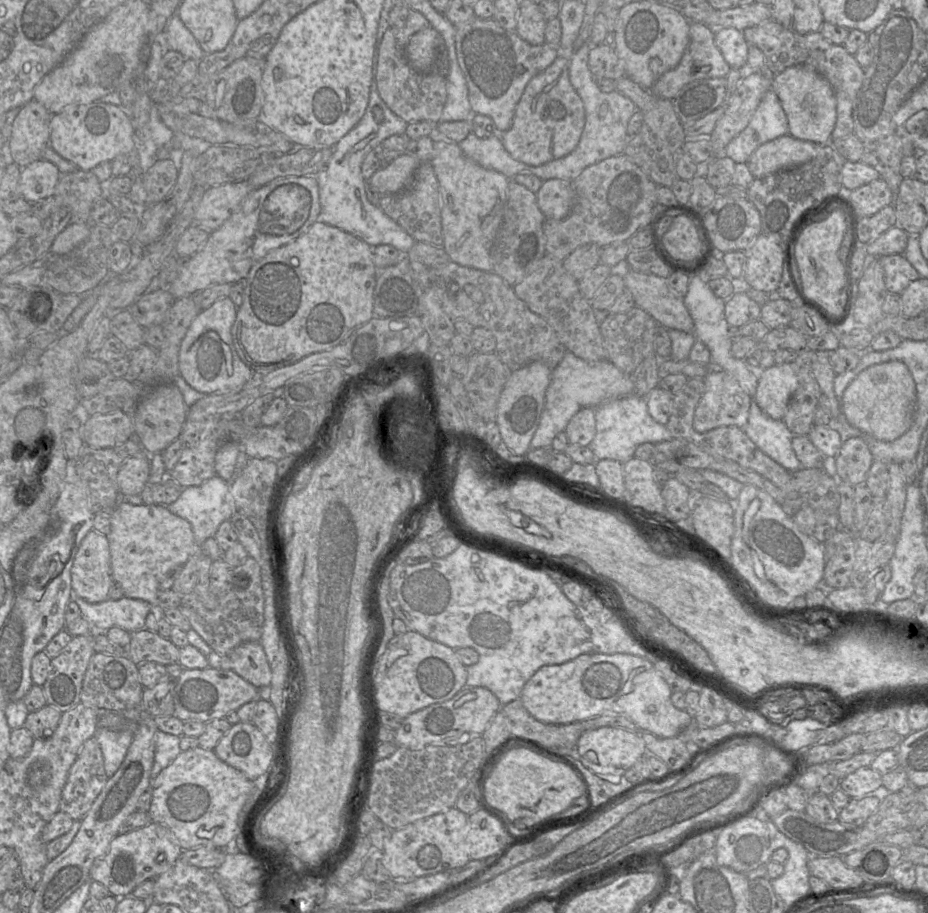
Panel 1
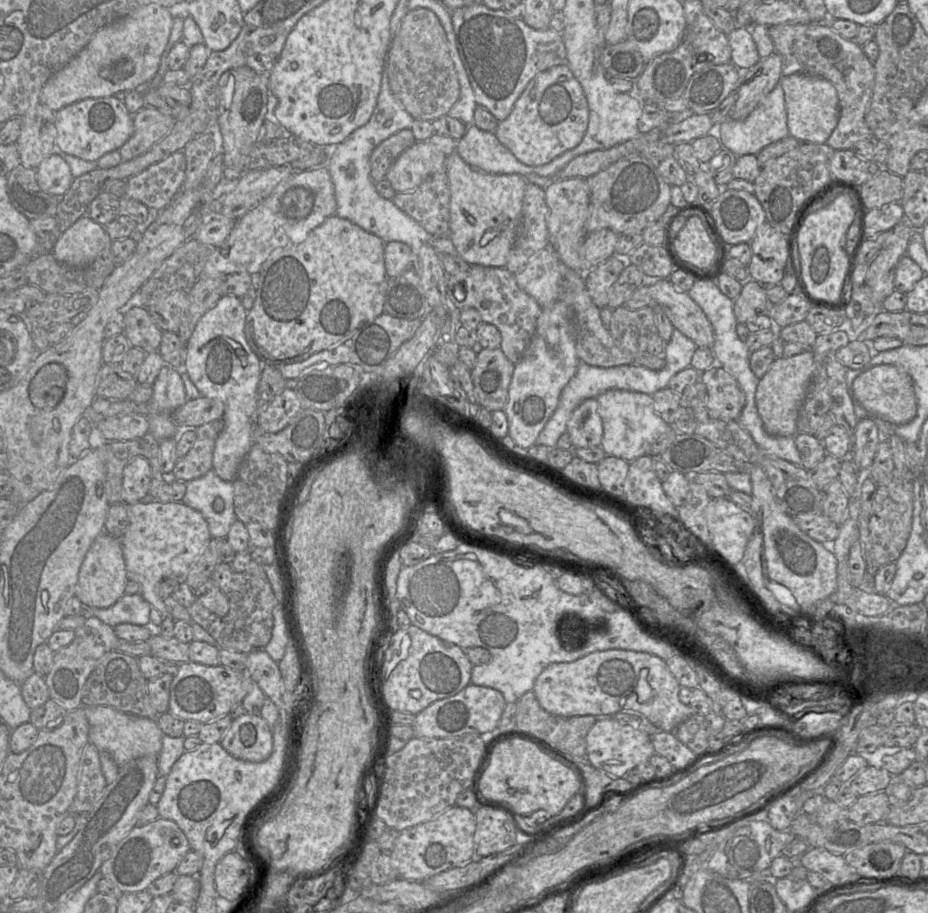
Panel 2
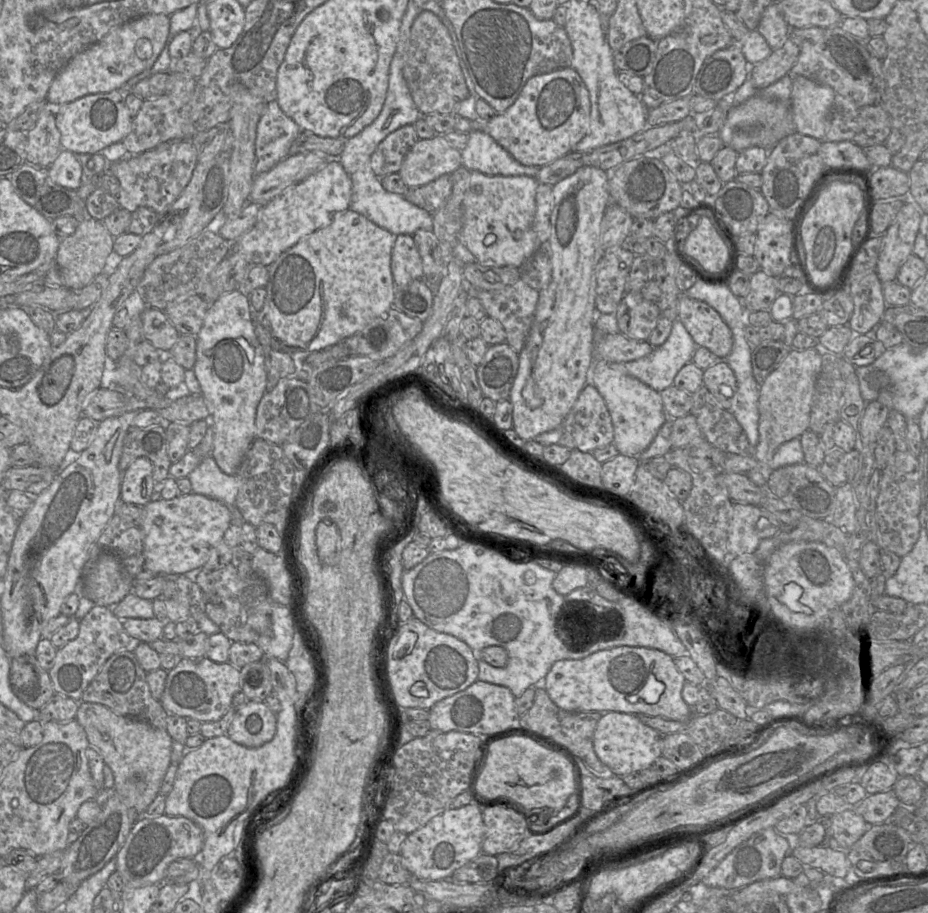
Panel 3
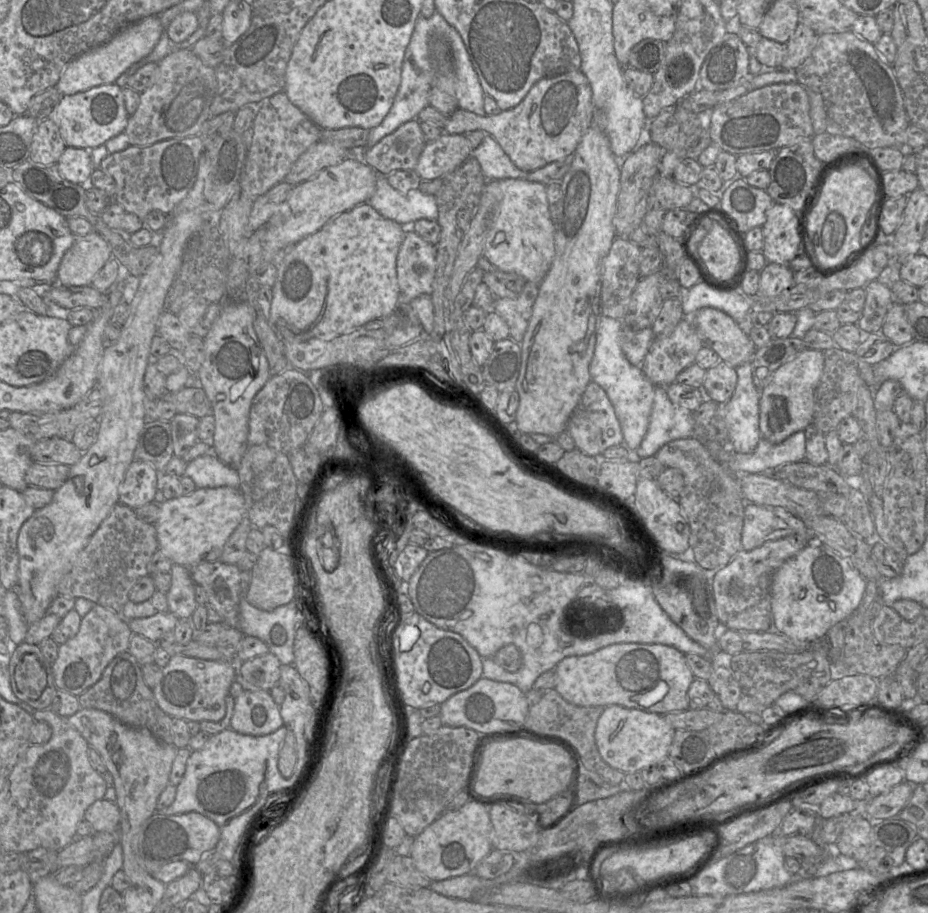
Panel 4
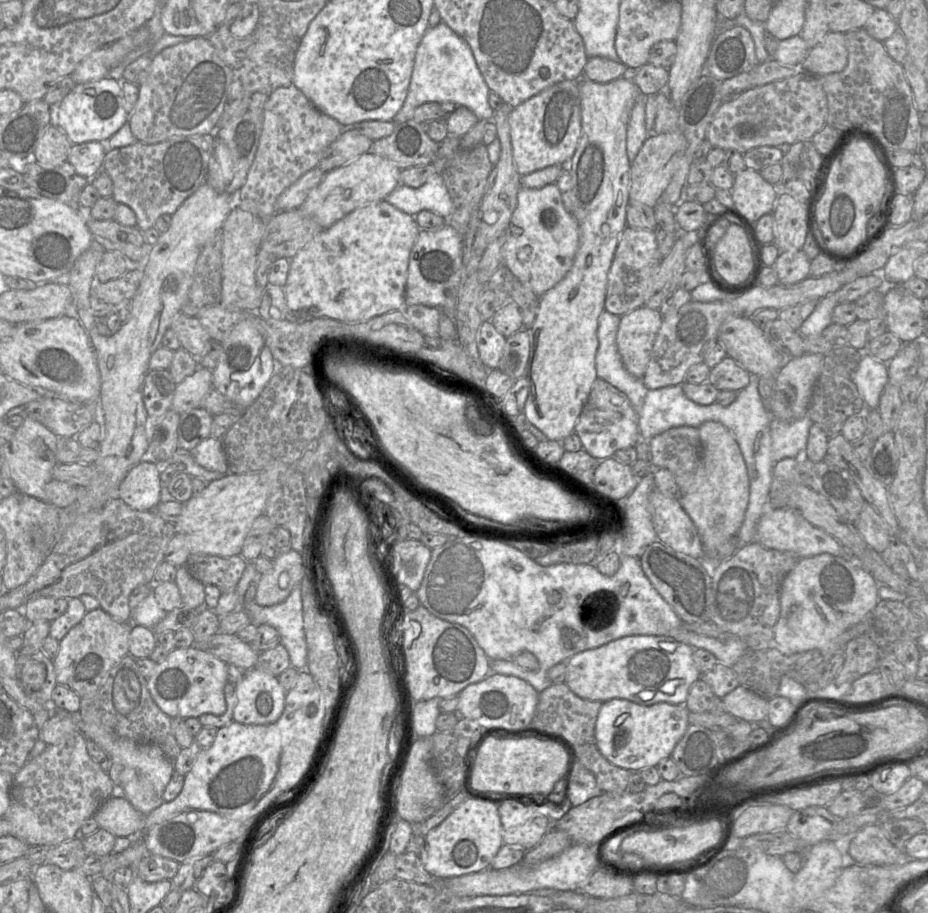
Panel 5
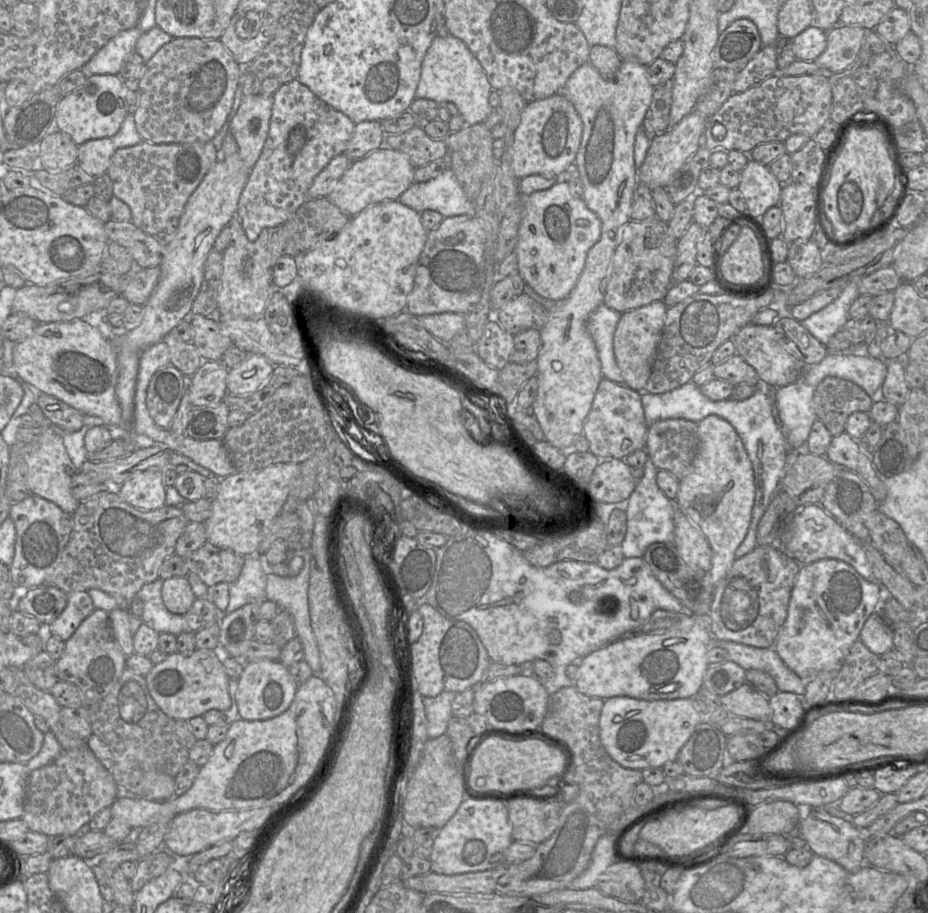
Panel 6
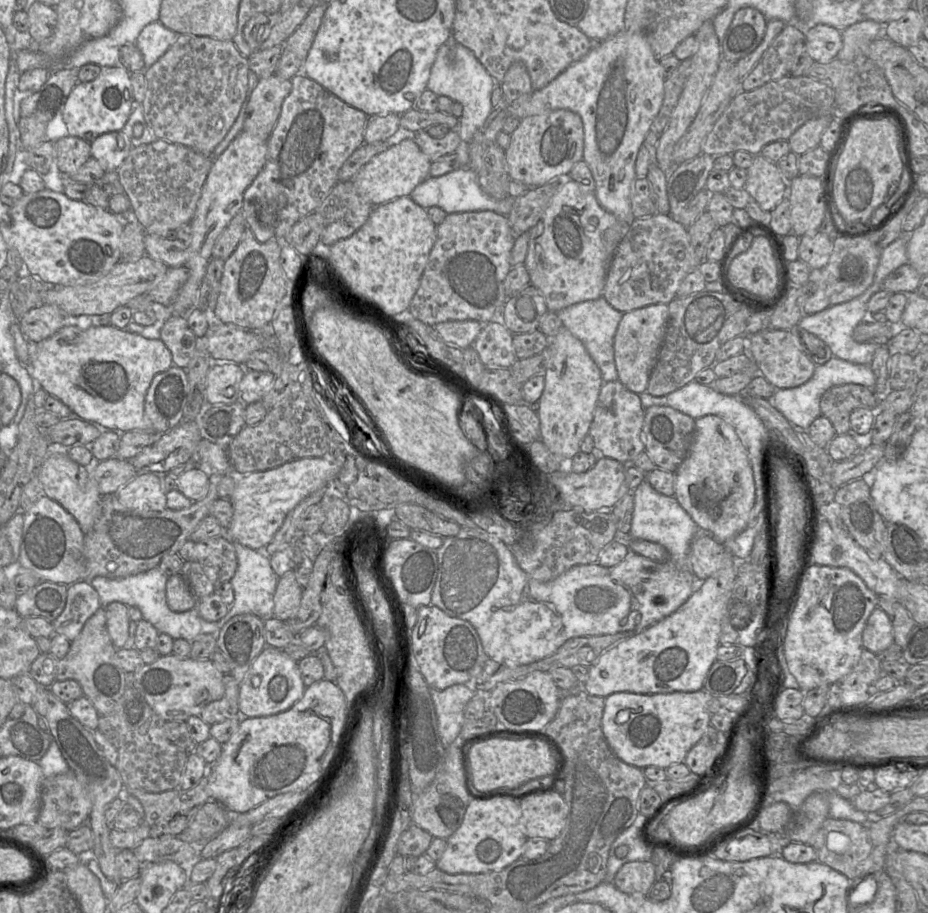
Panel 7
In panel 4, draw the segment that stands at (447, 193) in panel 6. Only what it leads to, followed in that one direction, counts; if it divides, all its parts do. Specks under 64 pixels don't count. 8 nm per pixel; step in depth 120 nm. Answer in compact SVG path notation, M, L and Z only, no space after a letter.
M386 176L378 177L375 192L367 203L383 217L405 227L411 226L412 223L419 219L437 221L438 218L438 207L435 195L425 194L419 189L411 190L408 193L400 193L387 182Z

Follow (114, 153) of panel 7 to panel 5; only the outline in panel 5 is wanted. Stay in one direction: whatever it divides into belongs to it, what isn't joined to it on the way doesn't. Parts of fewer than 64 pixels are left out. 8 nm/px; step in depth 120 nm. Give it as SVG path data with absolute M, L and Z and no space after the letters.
M98 141L73 144L67 162L74 167L80 176L91 180L103 169L107 150L106 143Z

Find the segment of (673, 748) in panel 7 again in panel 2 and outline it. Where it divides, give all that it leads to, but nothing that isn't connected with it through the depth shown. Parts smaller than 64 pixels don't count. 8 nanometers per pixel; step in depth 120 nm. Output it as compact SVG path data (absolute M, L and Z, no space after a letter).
M597 717L598 720L586 736L586 749L589 763L614 778L624 775L655 754L651 737L613 717Z

